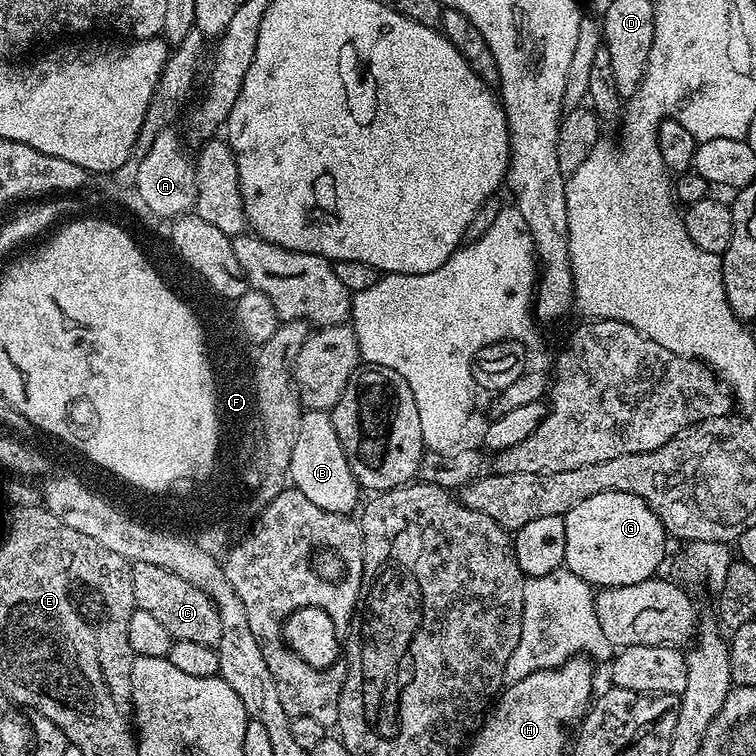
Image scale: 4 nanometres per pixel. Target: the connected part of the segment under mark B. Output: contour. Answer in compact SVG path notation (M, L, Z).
M308 410L301 415L294 428L292 440L292 457L288 463L287 475L292 476L291 483L314 506L322 506L322 510L351 513L356 503L361 503L362 489L350 470L350 462L342 450L342 442L334 430L334 422L328 412Z

